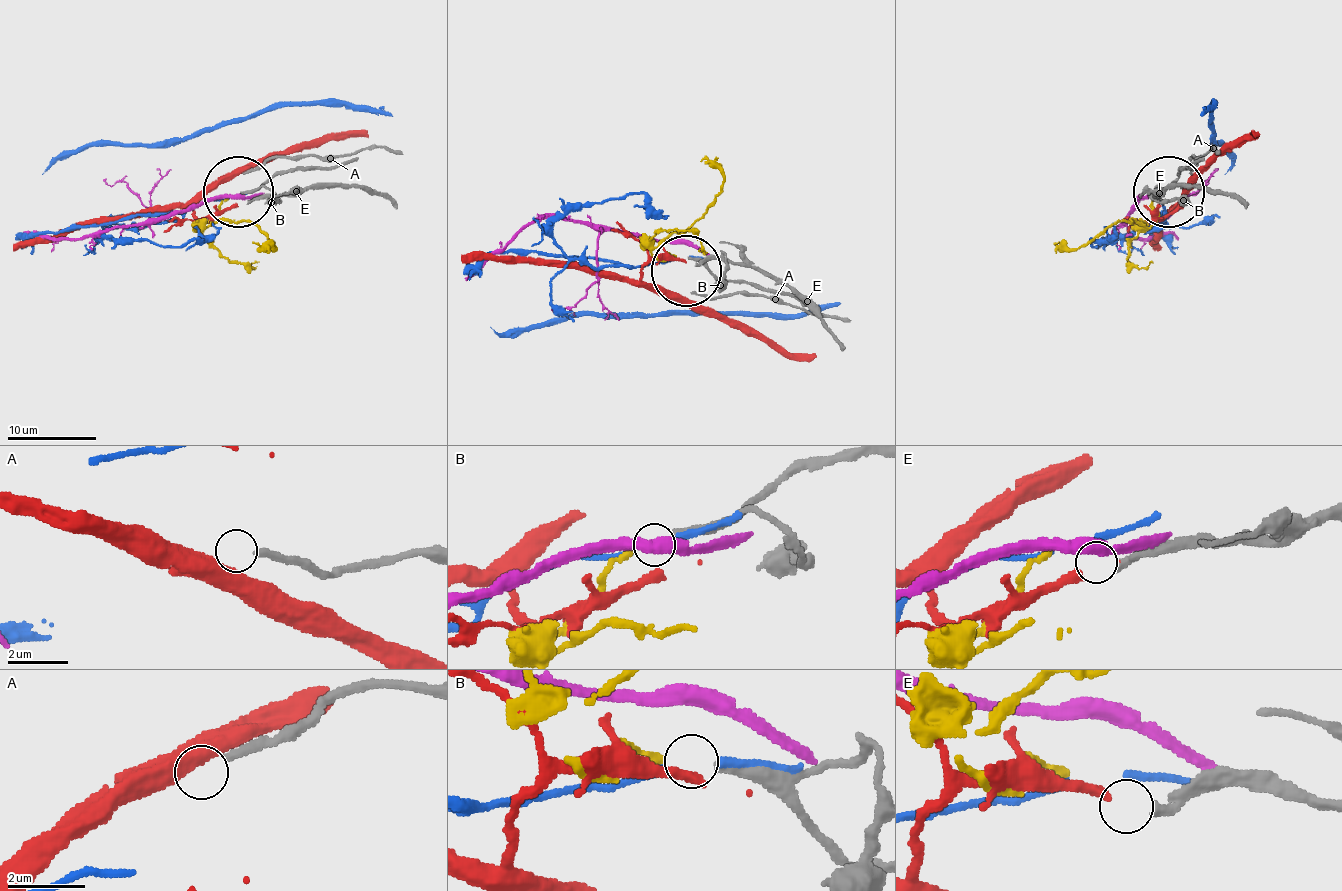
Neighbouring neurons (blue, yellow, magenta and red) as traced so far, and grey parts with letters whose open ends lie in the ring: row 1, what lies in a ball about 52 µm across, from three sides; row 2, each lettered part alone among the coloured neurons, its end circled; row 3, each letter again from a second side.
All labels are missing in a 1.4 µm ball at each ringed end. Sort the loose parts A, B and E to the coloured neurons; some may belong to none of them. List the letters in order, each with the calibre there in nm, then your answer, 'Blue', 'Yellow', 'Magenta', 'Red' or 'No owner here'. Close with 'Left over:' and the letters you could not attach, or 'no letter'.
A: Thickness 220 nm. No owner here
B: Thickness 240 nm. Yellow
E: Thickness 240 nm. Red
Left over: A

